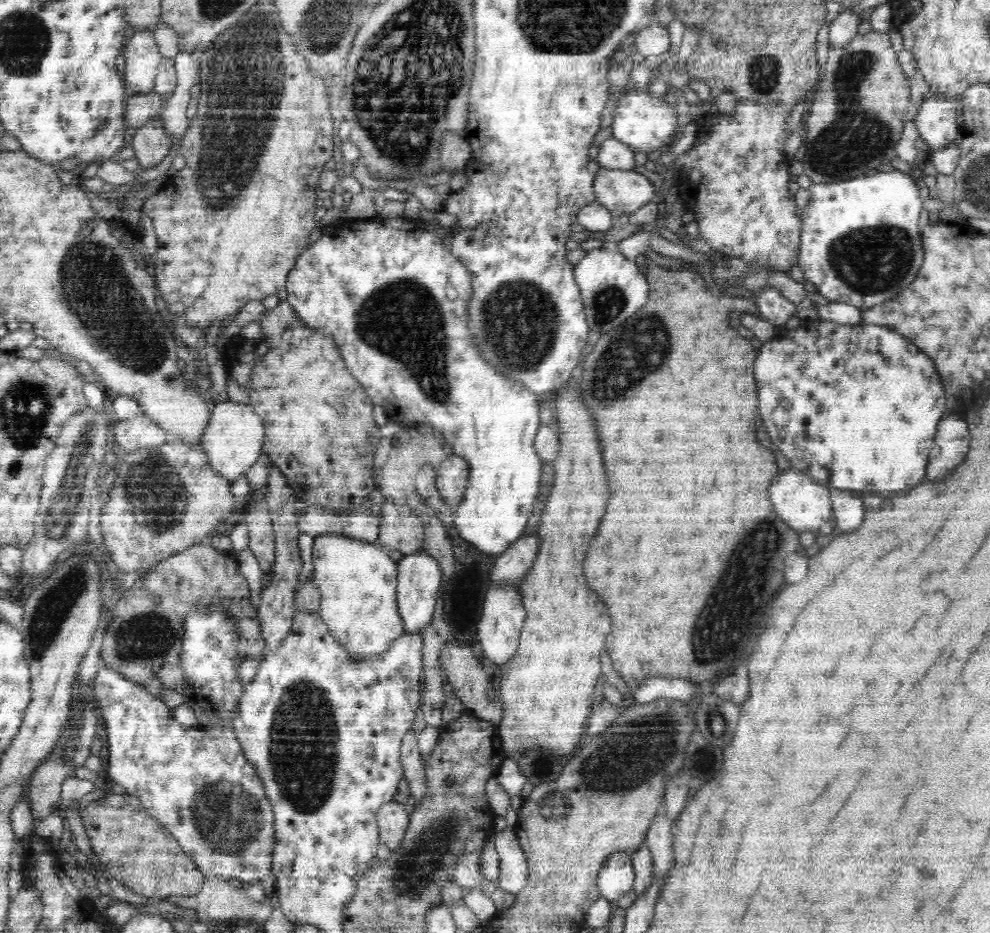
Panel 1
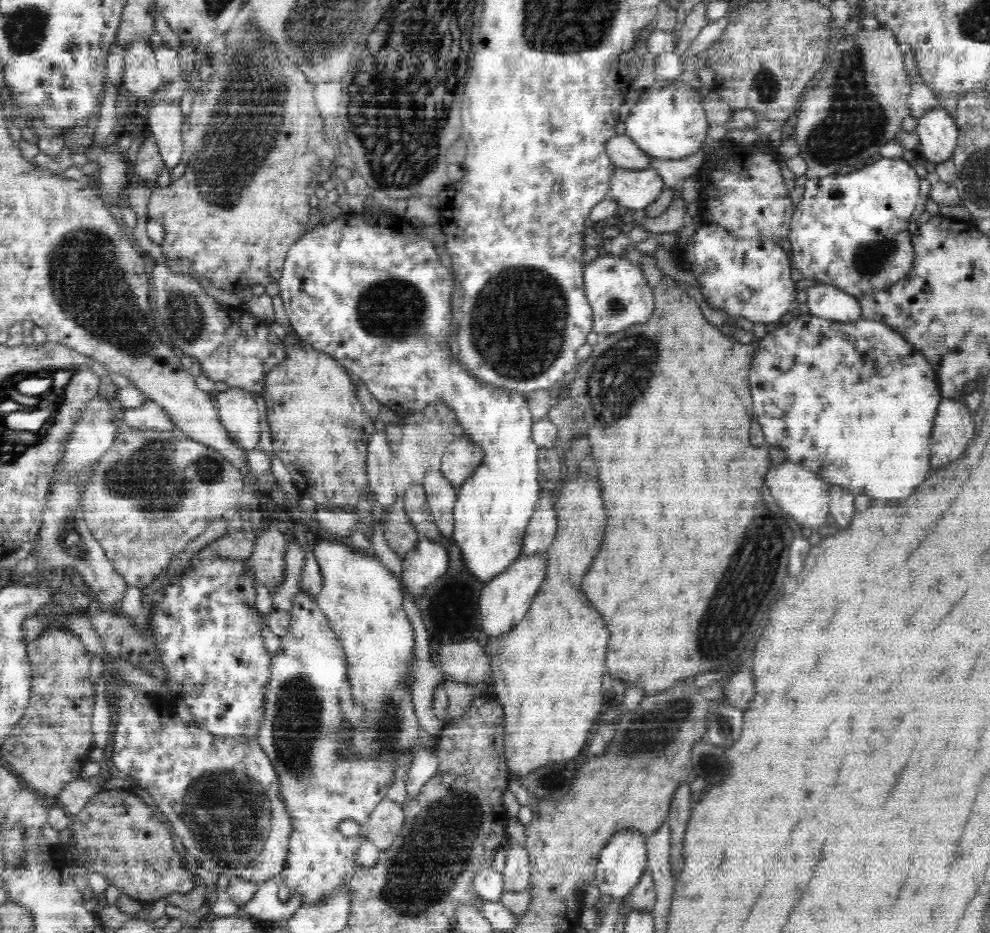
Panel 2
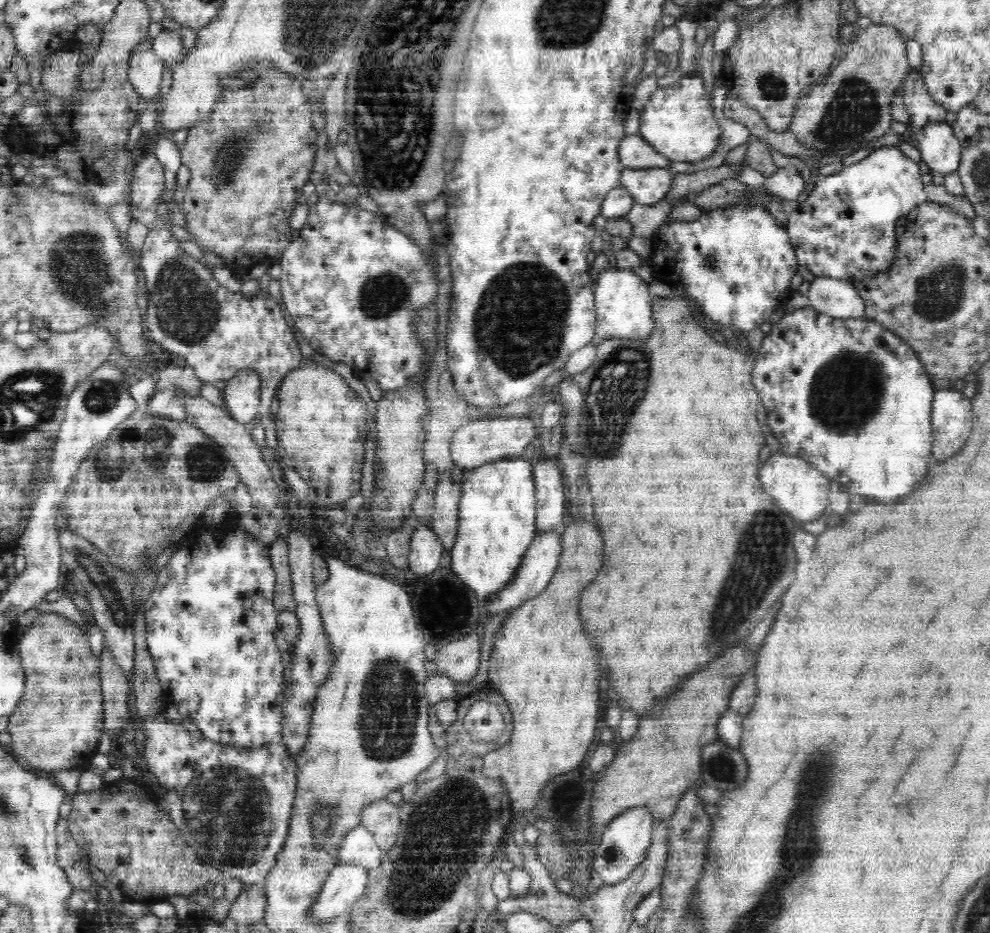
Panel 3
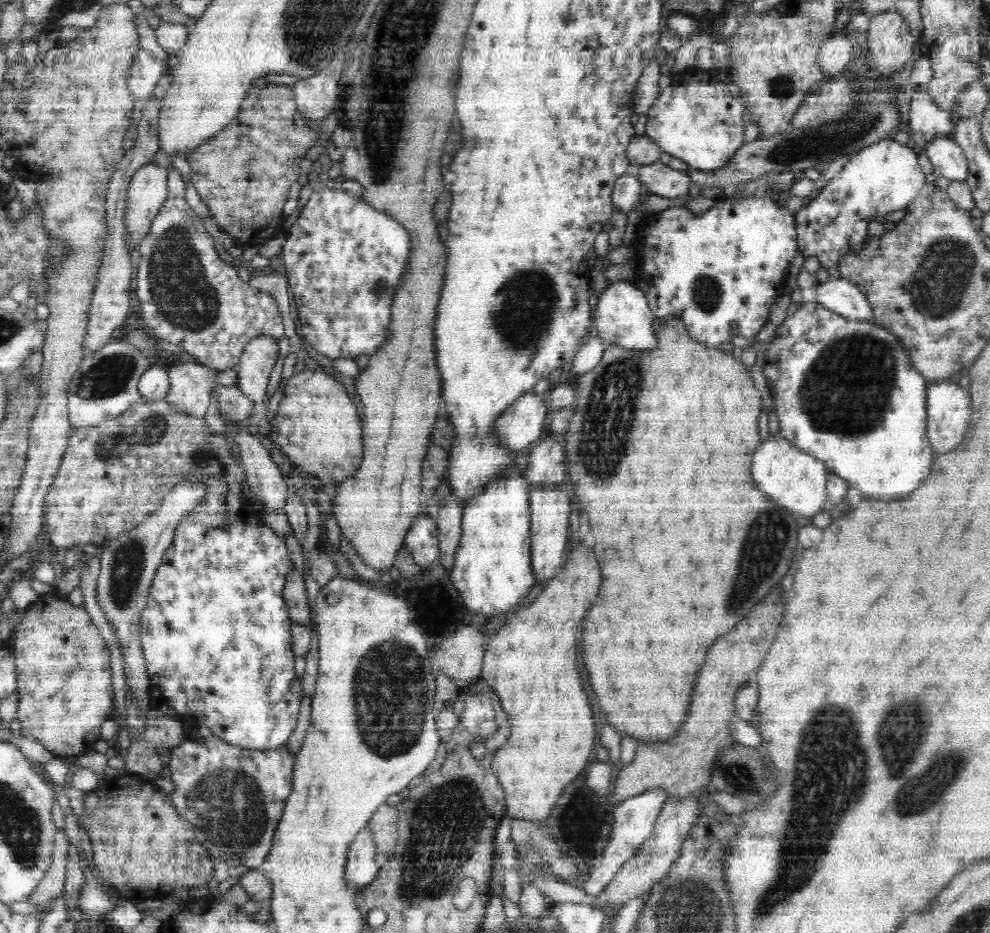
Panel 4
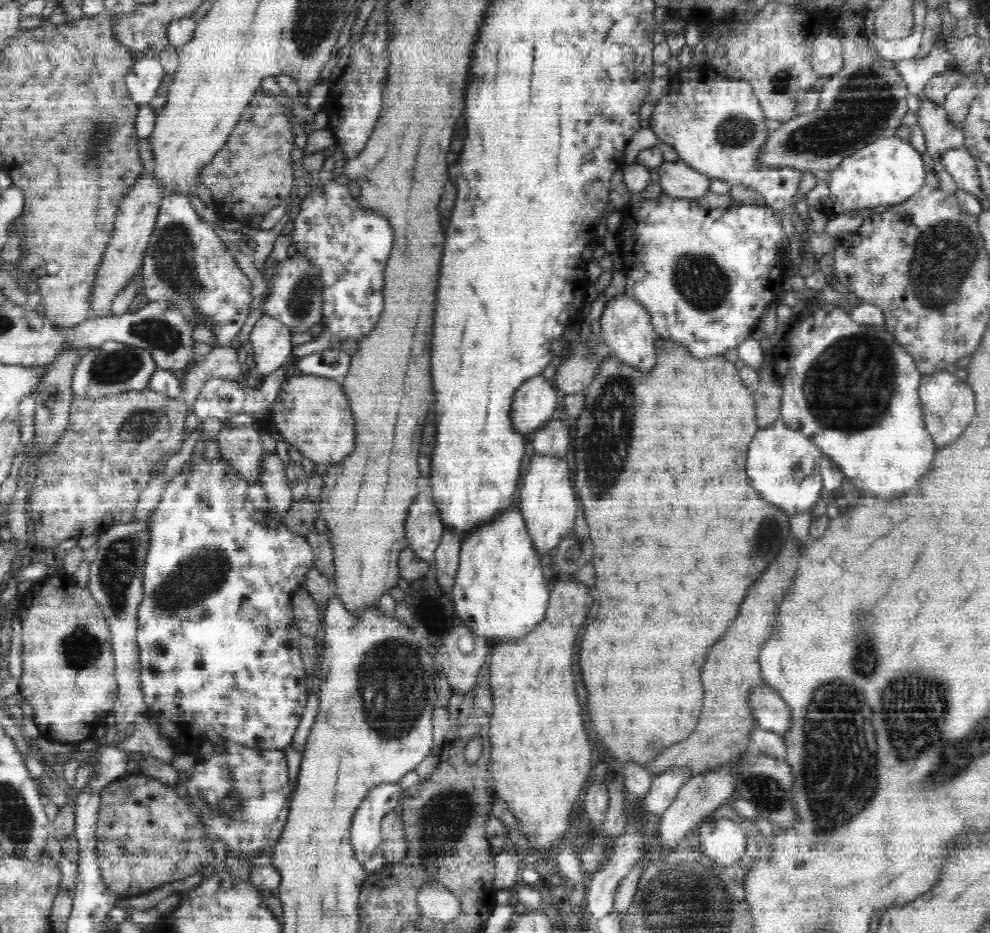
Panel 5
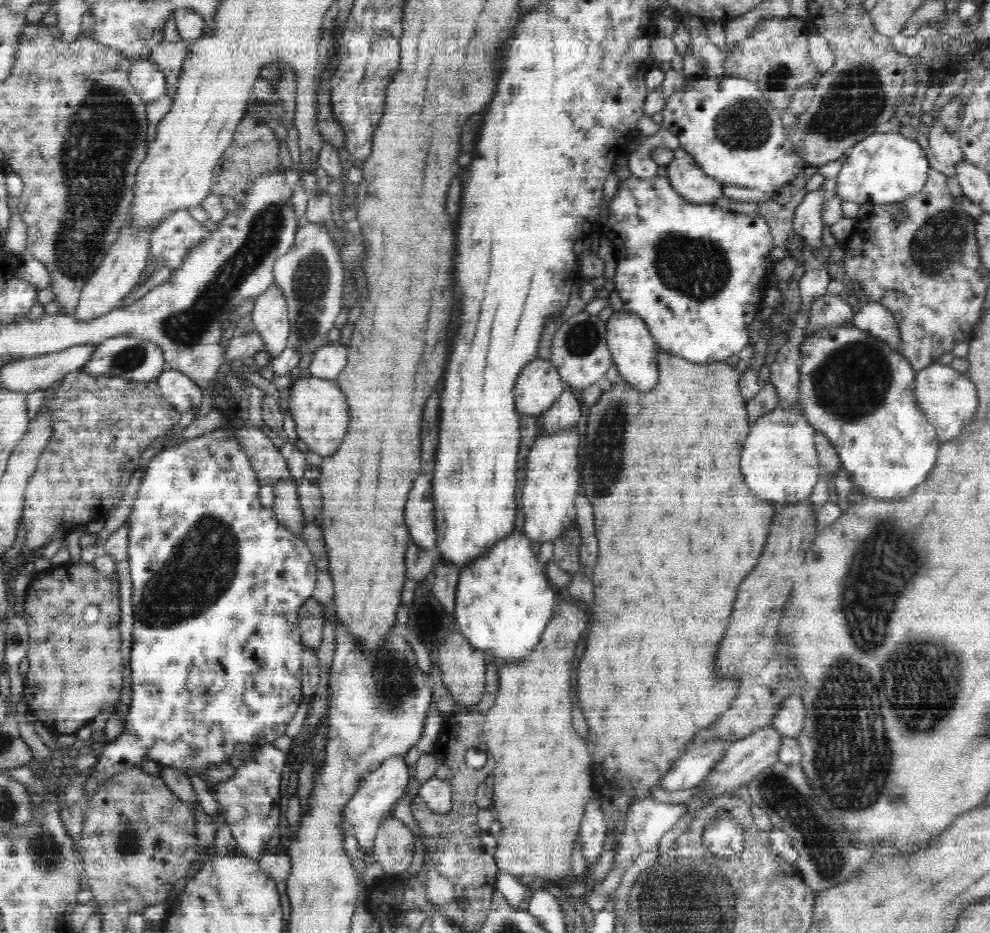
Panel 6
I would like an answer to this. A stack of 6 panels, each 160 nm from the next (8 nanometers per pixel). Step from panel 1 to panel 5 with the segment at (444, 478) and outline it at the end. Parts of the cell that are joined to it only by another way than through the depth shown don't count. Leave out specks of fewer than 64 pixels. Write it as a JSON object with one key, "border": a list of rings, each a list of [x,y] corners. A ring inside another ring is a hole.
{"border":[[[542,376],[527,379],[514,395],[511,408],[512,427],[520,434],[536,432],[556,412],[558,392]]]}

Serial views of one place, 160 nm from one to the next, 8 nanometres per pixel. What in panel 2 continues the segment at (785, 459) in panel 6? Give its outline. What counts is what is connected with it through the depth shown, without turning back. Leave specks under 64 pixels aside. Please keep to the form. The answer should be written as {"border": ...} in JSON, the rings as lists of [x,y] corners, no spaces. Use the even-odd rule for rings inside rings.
{"border":[[[784,460],[784,464],[772,468],[766,476],[766,486],[770,488],[772,498],[778,502],[778,506],[790,514],[796,522],[806,526],[822,526],[828,518],[830,484],[820,479],[815,472],[800,463]]]}

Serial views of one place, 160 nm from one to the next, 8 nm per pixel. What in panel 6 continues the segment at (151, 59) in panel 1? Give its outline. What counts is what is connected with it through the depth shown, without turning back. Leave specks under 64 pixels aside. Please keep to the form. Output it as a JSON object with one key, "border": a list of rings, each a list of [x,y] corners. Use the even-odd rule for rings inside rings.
{"border":[[[139,59],[131,64],[129,74],[132,93],[145,103],[158,100],[167,94],[167,82],[163,71],[150,59]]]}

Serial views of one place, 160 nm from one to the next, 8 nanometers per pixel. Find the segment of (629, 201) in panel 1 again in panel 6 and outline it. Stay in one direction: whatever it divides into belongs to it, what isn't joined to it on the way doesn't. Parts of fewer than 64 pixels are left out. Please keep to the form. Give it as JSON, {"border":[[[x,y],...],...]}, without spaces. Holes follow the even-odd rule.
{"border":[[[679,149],[666,165],[667,179],[680,195],[692,203],[712,204],[724,196],[723,185],[712,176],[708,176],[696,164],[695,158]]]}

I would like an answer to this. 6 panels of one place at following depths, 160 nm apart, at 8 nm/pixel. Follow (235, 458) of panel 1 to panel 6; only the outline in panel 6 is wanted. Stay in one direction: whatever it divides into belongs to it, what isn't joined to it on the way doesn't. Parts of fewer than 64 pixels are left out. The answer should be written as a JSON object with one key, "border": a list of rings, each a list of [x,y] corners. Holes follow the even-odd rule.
{"border":[[[273,282],[258,296],[251,312],[255,332],[260,335],[271,361],[288,349],[289,320],[287,299]]]}

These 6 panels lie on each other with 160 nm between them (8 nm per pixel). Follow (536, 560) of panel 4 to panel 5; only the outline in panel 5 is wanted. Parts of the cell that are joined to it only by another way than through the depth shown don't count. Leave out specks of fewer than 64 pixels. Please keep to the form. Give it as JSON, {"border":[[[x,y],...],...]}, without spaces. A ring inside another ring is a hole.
{"border":[[[552,454],[533,455],[528,472],[522,475],[519,509],[539,555],[552,554],[564,538],[569,538],[575,526],[578,512],[576,494],[570,480],[570,468],[564,457]]]}

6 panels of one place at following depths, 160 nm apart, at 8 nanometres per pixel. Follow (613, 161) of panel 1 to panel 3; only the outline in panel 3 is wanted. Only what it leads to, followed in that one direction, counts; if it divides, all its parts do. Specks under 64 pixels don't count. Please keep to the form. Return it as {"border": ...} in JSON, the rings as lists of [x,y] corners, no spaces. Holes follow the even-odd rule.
{"border":[[[638,133],[626,135],[618,151],[619,161],[625,168],[670,168],[671,160],[660,154]]]}

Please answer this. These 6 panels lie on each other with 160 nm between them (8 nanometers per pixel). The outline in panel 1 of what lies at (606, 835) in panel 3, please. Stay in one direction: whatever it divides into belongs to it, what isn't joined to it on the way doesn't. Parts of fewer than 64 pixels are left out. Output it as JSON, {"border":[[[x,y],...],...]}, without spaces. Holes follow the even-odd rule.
{"border":[[[623,850],[606,860],[597,878],[597,888],[604,899],[617,901],[633,889],[635,874],[632,869],[632,853],[630,850]]]}

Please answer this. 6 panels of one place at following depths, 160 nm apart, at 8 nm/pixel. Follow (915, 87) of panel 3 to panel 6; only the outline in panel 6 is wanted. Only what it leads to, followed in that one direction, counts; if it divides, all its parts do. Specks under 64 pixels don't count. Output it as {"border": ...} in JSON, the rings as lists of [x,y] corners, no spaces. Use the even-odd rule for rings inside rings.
{"border":[[[934,120],[927,136],[930,147],[926,153],[931,168],[953,177],[955,164],[964,159],[957,132],[948,131],[942,121]]]}

